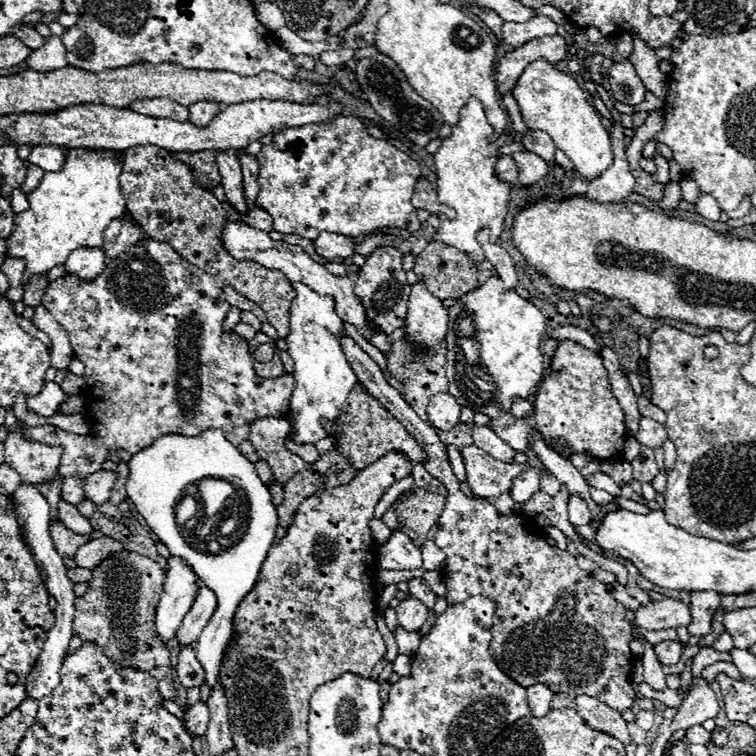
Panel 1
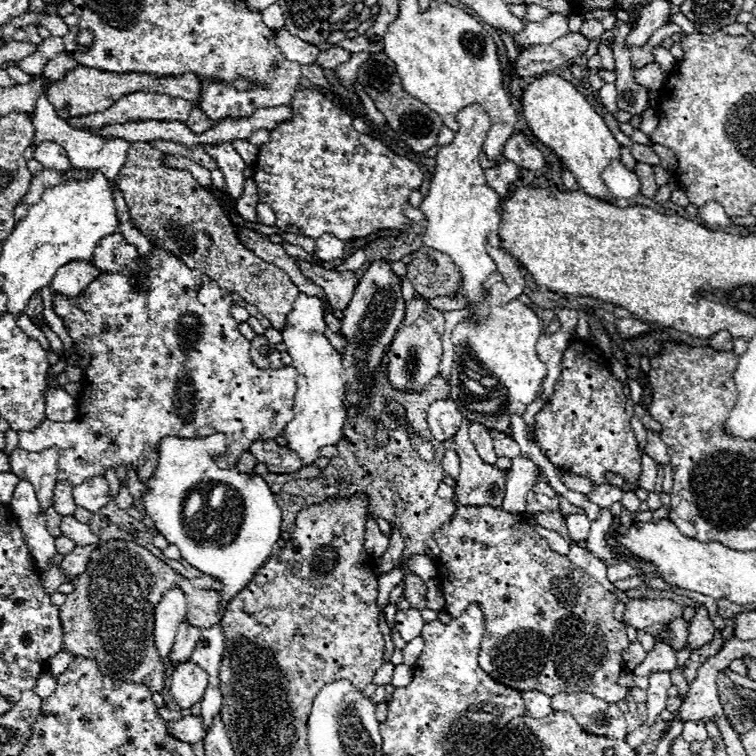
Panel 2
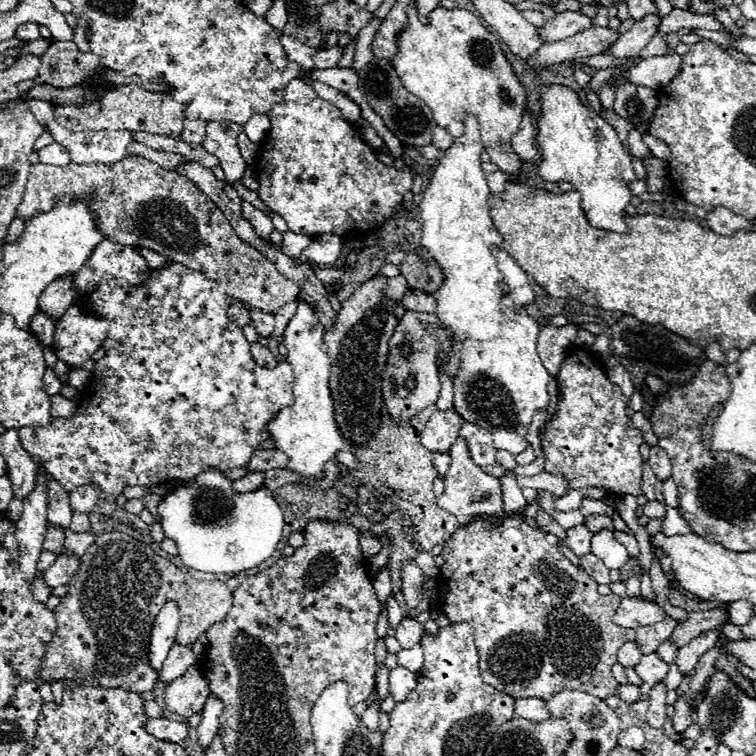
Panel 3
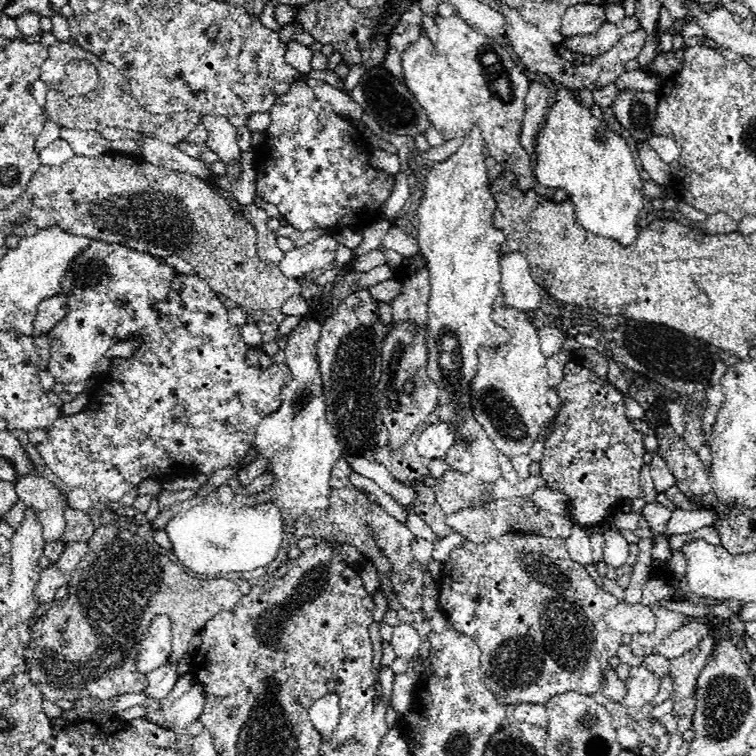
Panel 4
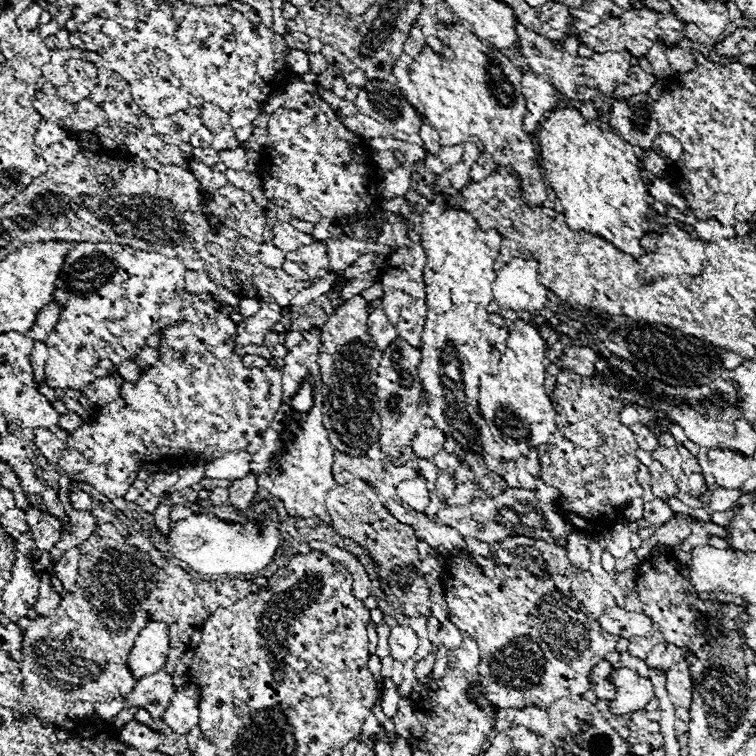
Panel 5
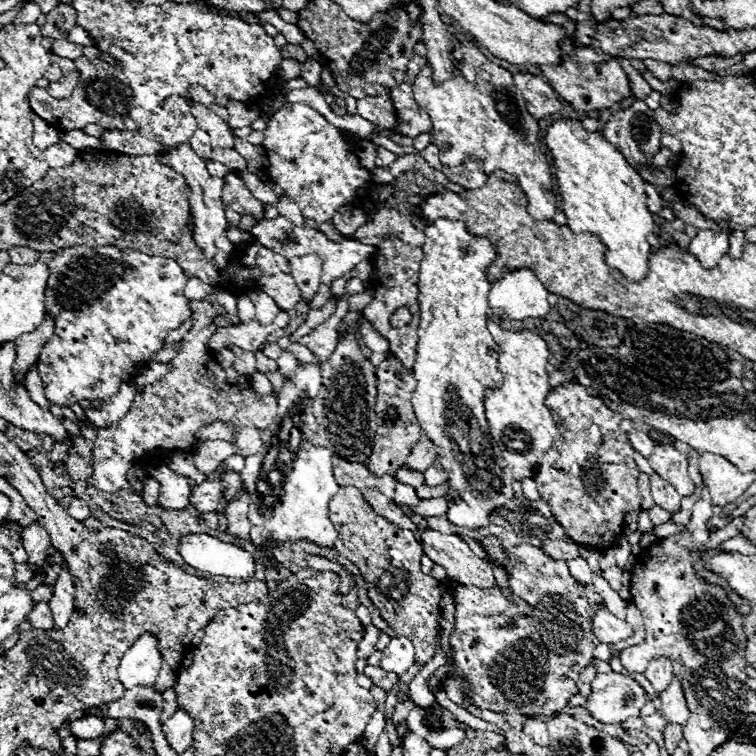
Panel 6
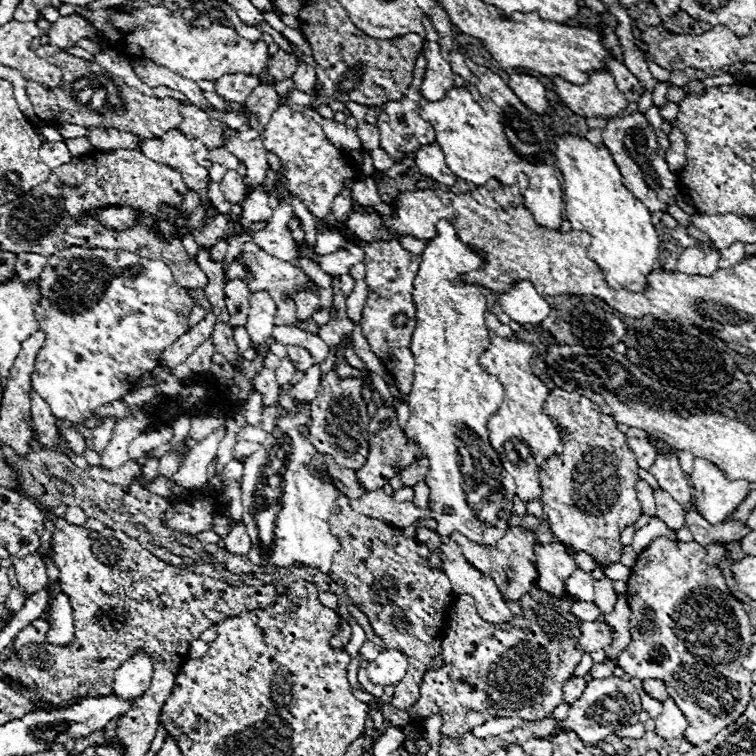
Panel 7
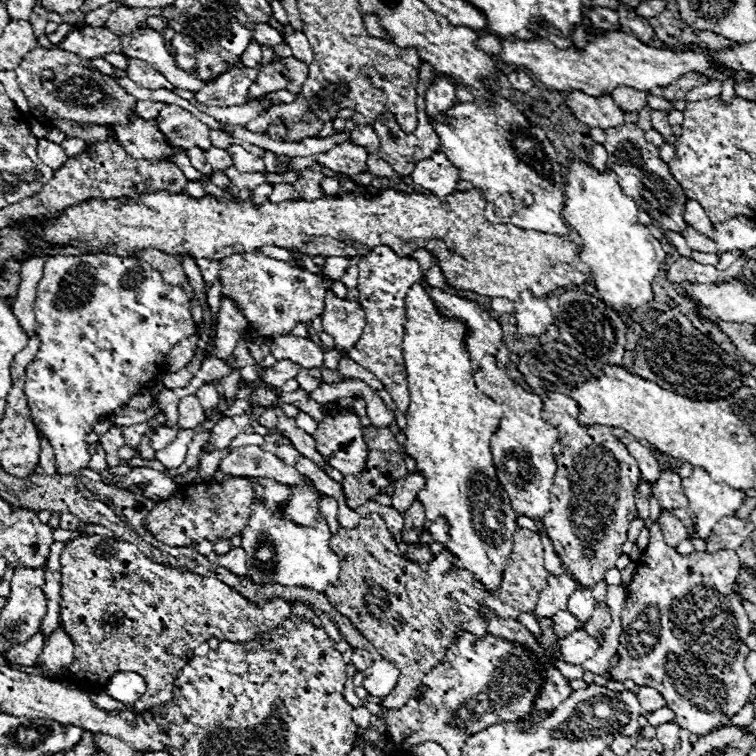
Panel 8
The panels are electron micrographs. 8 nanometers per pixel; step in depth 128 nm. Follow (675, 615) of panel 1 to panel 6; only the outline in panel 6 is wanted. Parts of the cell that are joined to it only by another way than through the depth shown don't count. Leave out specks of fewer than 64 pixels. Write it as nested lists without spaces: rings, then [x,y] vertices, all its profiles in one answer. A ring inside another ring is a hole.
[[[598,610],[592,618],[592,634],[596,634],[600,642],[614,644],[632,636],[632,628],[624,620],[610,614],[608,610]]]

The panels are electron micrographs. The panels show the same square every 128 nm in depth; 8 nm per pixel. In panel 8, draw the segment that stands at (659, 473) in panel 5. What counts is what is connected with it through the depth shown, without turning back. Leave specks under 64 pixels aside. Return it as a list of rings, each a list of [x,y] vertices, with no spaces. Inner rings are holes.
[[[668,510],[662,512],[662,516],[660,516],[660,526],[662,526],[664,540],[666,540],[668,546],[672,546],[672,548],[676,548],[678,542],[682,542],[682,540],[688,538],[688,532],[686,532],[686,526],[682,524],[682,520],[674,518]]]

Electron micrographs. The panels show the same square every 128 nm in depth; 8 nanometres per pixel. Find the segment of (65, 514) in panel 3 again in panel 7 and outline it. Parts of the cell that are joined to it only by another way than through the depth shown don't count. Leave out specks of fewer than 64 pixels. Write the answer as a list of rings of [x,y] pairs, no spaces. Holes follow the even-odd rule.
[[[38,554],[26,556],[22,560],[12,560],[14,568],[16,568],[16,580],[18,580],[18,590],[26,594],[26,598],[30,598],[34,592],[44,590],[44,562]]]

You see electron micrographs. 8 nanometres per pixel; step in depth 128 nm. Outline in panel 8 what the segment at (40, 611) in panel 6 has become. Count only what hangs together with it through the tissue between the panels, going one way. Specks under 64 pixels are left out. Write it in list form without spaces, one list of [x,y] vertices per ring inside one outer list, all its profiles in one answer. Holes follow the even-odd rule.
[[[38,632],[26,644],[14,646],[6,654],[6,660],[12,662],[12,664],[18,664],[18,666],[34,666],[36,664],[36,658],[42,652],[42,646],[44,646],[44,636],[42,636],[42,632]]]

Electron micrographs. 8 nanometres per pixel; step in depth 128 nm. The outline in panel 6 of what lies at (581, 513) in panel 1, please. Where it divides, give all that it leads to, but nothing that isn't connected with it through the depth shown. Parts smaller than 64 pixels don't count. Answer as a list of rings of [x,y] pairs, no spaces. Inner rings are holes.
[[[576,558],[576,560],[570,560],[568,562],[568,570],[570,574],[574,576],[574,580],[582,586],[592,586],[592,570],[588,568],[586,560],[582,558]]]

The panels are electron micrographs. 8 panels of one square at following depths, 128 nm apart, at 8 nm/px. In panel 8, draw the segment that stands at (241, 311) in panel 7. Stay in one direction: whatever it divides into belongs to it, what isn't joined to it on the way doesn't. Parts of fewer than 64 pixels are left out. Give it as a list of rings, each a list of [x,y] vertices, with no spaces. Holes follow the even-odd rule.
[[[228,298],[222,300],[220,312],[218,312],[218,332],[216,332],[216,342],[214,342],[216,354],[212,356],[226,362],[232,356],[234,346],[242,338],[246,326],[248,322],[240,314],[240,310],[234,306],[234,300],[228,300]]]

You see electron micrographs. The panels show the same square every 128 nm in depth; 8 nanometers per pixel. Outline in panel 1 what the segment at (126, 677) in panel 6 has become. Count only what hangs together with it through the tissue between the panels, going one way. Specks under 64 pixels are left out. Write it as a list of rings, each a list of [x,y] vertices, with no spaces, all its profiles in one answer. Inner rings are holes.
[[[168,556],[164,592],[156,610],[156,632],[164,644],[176,636],[184,616],[196,600],[196,576],[178,556]]]

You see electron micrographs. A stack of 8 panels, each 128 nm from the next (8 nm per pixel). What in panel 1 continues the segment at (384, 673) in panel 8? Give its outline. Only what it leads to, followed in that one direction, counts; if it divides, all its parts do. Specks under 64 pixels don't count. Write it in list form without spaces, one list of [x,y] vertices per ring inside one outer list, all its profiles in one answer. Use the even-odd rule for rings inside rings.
[[[406,598],[402,600],[398,606],[396,606],[396,614],[398,614],[398,622],[404,630],[408,632],[414,632],[414,630],[420,630],[422,624],[426,622],[428,618],[428,608],[416,600],[416,598]]]

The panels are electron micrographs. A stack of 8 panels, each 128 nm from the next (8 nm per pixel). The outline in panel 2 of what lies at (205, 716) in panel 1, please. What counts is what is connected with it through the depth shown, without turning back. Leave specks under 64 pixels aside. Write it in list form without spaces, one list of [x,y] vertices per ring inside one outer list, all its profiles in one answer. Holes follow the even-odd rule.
[[[184,716],[180,720],[168,722],[168,734],[172,734],[174,738],[180,738],[182,742],[200,742],[206,736],[206,730],[202,726],[202,718],[196,716]]]

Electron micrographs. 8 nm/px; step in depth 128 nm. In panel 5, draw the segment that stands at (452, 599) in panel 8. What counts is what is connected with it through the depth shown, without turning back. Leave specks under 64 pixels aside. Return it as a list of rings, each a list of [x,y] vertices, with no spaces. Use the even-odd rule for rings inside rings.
[[[360,478],[340,486],[336,484],[326,498],[326,510],[336,526],[340,536],[356,540],[376,562],[380,590],[388,598],[388,602],[398,608],[406,618],[418,614],[430,614],[430,590],[424,576],[418,572],[420,556],[418,556],[418,538],[412,526],[398,522],[374,494],[374,490]]]

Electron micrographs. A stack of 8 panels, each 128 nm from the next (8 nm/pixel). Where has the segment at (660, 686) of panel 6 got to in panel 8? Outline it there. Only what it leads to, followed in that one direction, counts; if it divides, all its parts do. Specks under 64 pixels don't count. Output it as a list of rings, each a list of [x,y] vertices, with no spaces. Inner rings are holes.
[[[642,686],[638,690],[638,698],[640,698],[640,714],[642,716],[666,706],[664,698],[660,698],[660,692],[656,692],[654,688],[648,688],[648,686]]]

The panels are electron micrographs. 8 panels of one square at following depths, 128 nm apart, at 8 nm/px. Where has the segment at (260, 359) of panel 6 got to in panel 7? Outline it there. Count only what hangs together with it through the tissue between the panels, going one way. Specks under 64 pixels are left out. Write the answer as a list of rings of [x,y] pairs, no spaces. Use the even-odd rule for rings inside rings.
[[[262,368],[262,370],[258,372],[258,376],[252,380],[252,386],[254,386],[254,390],[258,390],[258,392],[262,394],[262,404],[264,404],[264,408],[270,406],[270,404],[274,404],[274,402],[278,400],[278,392],[280,392],[280,390],[278,390],[276,376],[274,376],[272,370]]]

